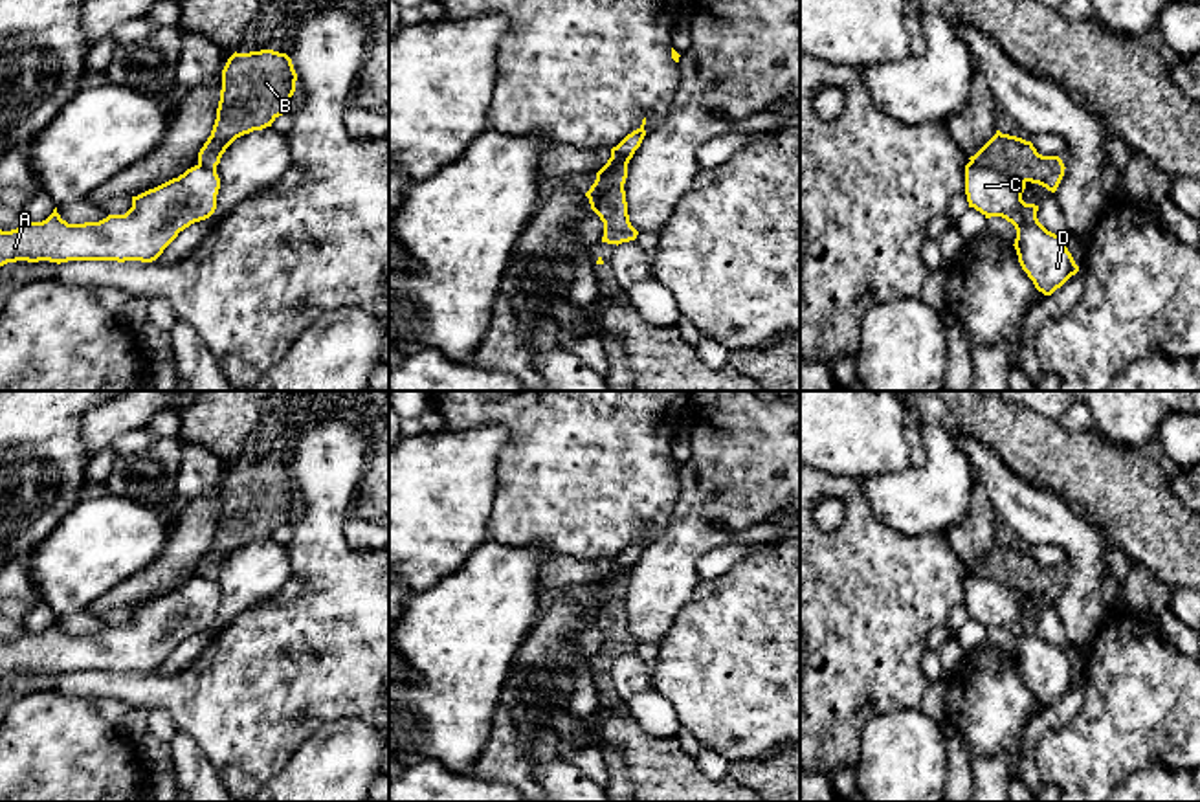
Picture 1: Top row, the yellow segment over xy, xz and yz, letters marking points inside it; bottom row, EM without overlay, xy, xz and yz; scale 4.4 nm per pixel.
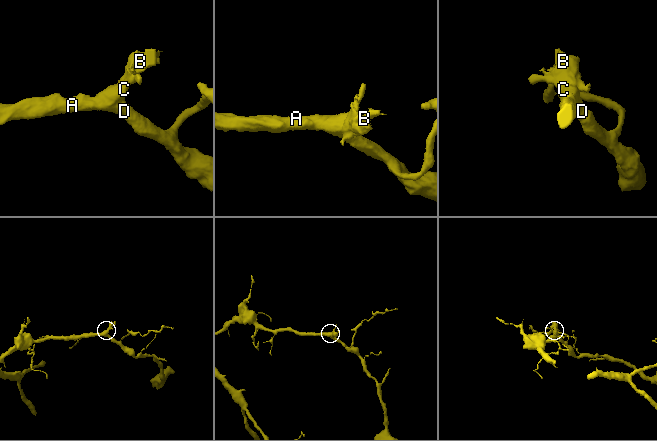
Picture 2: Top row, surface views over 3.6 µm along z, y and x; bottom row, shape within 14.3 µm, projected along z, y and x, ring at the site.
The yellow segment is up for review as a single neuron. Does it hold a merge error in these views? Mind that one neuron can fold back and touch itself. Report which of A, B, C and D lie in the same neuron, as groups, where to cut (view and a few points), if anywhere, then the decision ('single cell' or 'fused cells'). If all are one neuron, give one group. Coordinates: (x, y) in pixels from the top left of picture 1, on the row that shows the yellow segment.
groups A C D / B; cut yz (971, 160), (1004, 169), (1026, 180); fused cells

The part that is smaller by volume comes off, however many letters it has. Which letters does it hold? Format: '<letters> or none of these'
B

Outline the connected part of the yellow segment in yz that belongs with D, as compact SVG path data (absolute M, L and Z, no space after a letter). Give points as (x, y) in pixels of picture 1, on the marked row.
M965 165L965 195L969 207L985 218L1002 217L1017 229L1015 250L1018 262L1035 288L1051 295L1079 272L1064 237L1048 231L1037 218L1039 206L1026 204L1026 180L1006 171Z

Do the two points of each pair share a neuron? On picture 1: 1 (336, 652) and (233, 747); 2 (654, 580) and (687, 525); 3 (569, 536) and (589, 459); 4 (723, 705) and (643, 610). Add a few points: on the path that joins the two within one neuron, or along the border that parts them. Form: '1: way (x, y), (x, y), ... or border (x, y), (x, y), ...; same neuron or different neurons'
1: way (311, 670), (259, 722); same neuron
2: way (666, 568), (670, 556), (687, 538); same neuron
3: way (569, 518), (569, 487), (578, 478); same neuron
4: border (690, 599), (659, 641); different neurons

